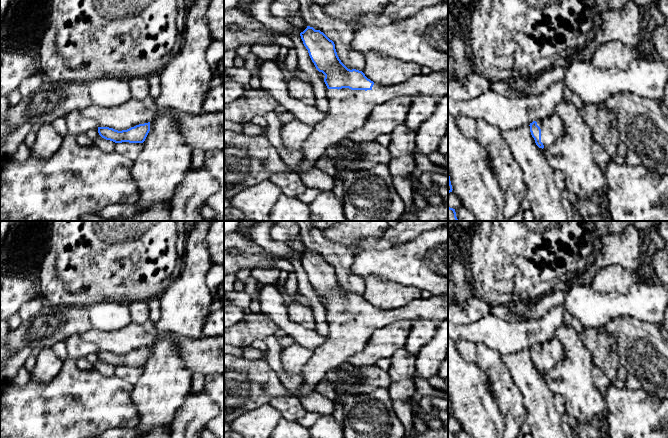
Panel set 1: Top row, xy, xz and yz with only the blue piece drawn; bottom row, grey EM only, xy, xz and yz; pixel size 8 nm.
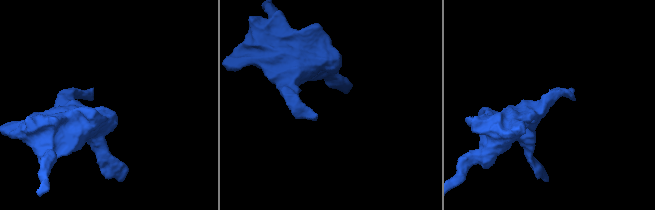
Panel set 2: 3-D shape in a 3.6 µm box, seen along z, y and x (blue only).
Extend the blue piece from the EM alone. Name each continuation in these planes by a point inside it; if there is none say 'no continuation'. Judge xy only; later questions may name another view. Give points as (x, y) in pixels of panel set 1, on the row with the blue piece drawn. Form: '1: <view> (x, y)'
1: xy (204, 132)

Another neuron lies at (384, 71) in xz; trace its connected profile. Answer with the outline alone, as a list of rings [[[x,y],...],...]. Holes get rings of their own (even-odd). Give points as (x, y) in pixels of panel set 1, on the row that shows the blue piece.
[[[369,52],[365,55],[363,73],[374,83],[381,86],[400,84],[408,79],[422,74],[421,66],[406,63],[381,54]]]

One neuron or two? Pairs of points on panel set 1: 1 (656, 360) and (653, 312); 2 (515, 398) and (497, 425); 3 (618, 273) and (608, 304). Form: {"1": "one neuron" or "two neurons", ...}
{"1": "two neurons", "2": "two neurons", "3": "two neurons"}

